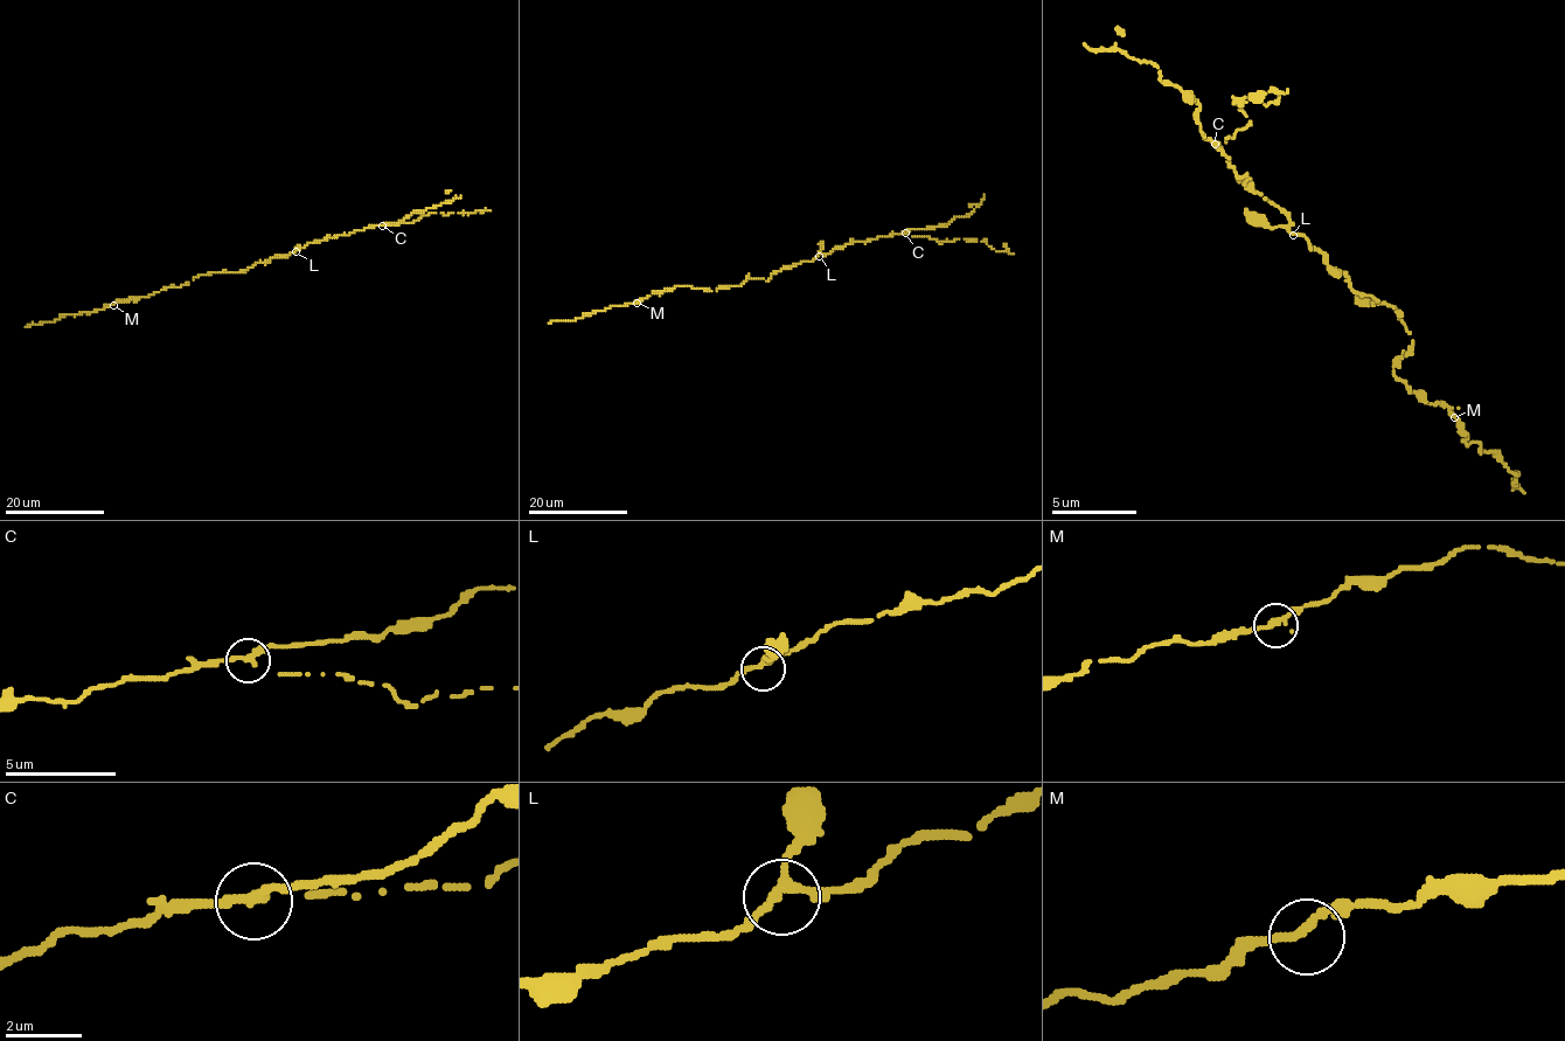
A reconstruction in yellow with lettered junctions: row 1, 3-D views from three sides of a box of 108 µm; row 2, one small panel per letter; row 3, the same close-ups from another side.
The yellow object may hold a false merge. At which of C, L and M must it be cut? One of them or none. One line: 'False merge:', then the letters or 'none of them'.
False merge: C

